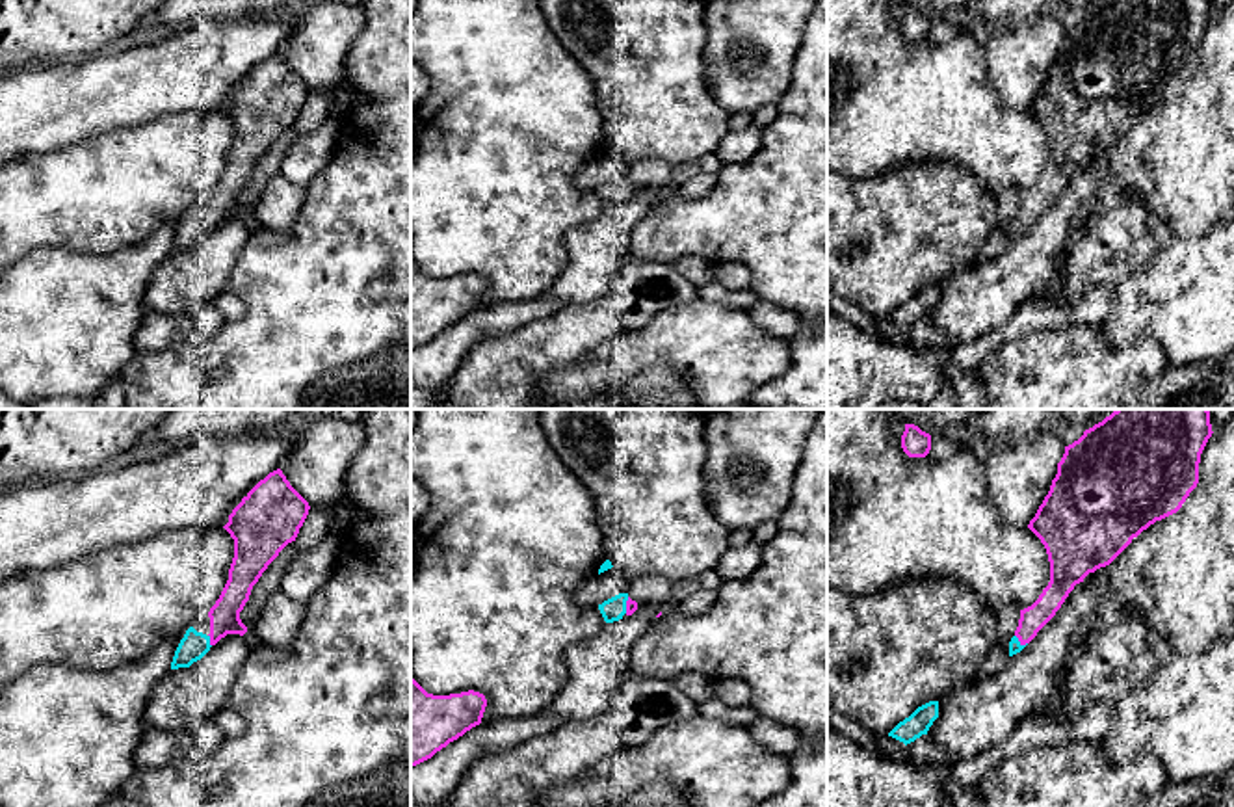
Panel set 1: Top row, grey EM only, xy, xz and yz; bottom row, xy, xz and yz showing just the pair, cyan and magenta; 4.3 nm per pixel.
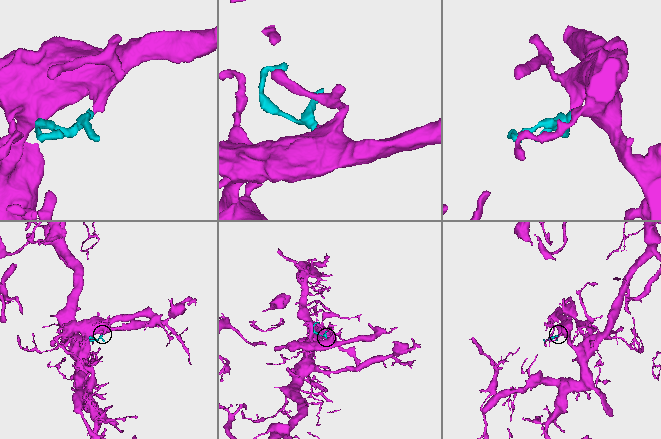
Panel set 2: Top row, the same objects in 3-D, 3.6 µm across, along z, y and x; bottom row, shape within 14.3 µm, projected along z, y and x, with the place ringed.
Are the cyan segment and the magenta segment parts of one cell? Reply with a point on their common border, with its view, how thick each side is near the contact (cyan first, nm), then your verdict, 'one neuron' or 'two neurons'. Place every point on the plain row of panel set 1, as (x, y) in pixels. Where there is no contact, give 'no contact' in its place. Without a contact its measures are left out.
xy (209, 224) | 120/130 nm | one neuron

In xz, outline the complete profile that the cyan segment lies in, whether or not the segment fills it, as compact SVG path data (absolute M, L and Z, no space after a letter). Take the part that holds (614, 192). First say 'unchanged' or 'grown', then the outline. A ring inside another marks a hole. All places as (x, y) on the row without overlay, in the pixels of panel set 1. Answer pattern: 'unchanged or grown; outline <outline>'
grown; outline M619 177L602 188L598 188L598 193L606 206L613 206L623 203L623 199L632 199L637 193L637 186L628 180L628 177Z

